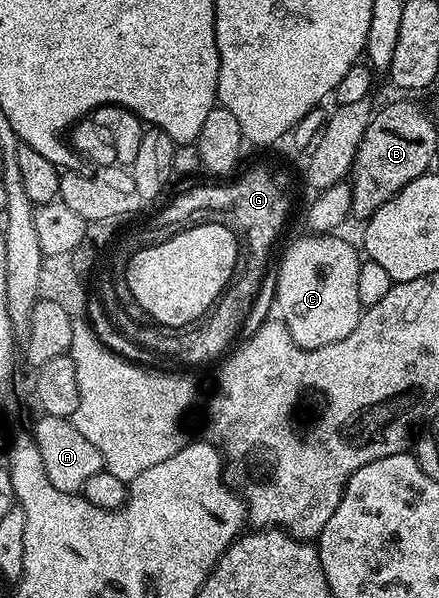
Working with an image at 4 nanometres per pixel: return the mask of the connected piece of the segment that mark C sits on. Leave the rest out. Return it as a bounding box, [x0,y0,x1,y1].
[275,233,365,349]

